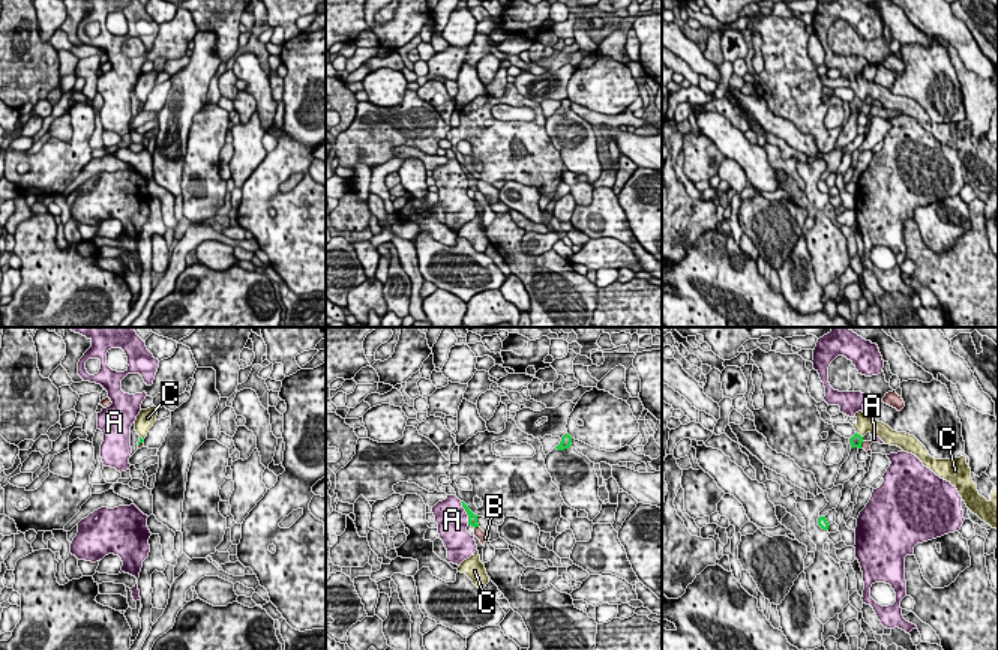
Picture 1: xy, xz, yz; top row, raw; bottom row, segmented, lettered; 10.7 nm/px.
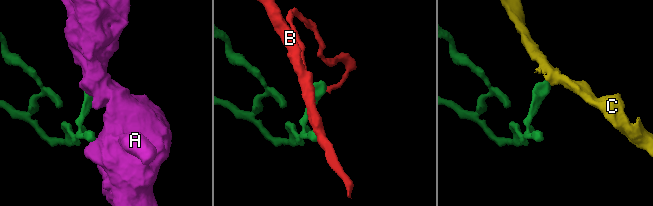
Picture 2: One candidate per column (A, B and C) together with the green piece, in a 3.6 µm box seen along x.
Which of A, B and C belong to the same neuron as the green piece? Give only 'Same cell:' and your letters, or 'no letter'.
Same cell: no letter

